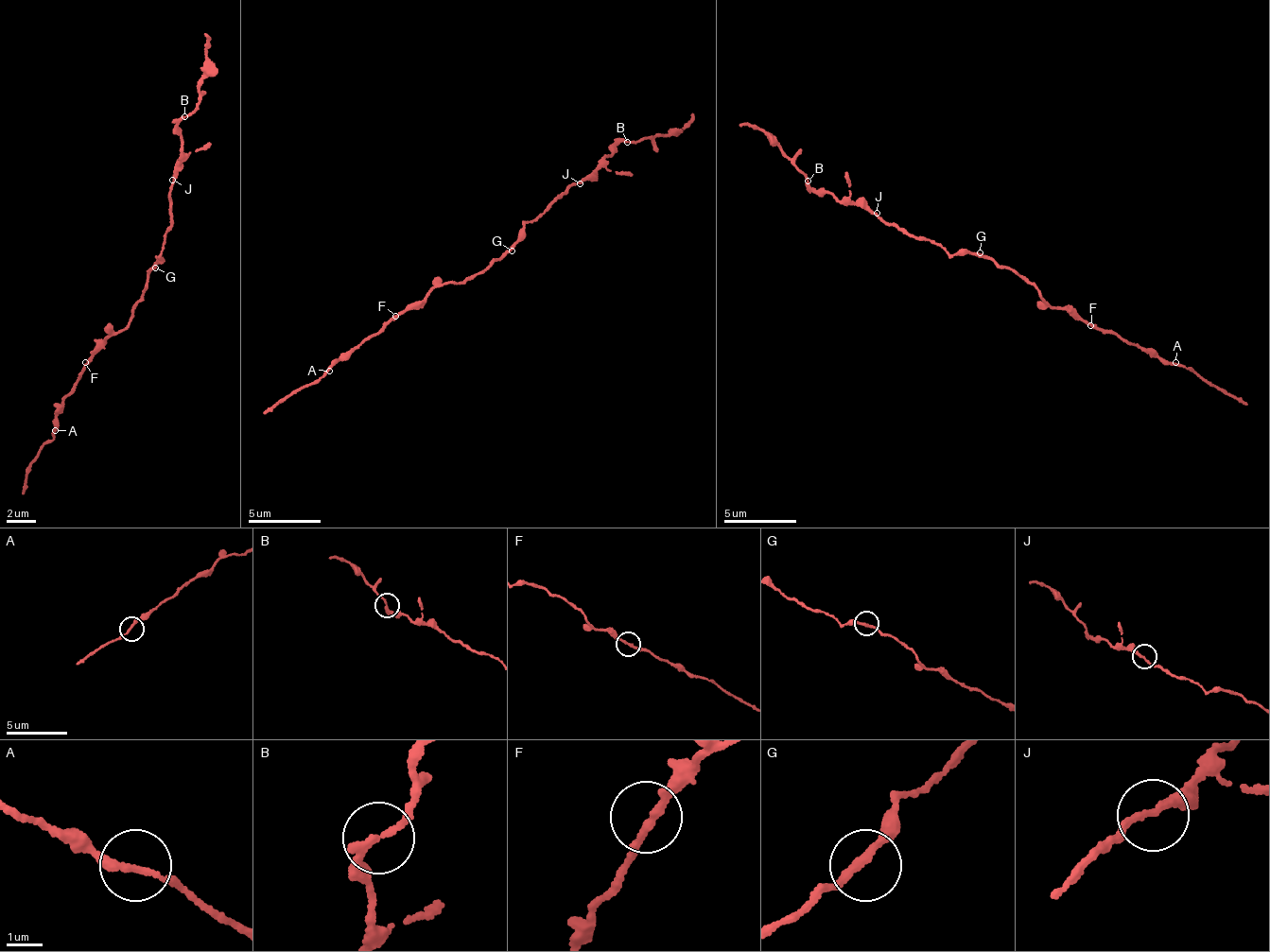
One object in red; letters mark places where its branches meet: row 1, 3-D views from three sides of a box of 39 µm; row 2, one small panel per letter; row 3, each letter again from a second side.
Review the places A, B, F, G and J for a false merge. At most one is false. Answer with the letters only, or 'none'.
none

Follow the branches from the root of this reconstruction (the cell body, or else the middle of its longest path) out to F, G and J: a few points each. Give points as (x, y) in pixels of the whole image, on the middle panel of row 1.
F: (500, 257), (491, 261), (476, 275), (453, 284), (435, 285), (422, 302), (395, 316)
G: (500, 257), (512, 250)
J: (500, 257), (518, 240), (527, 220), (557, 199), (557, 194), (580, 183)

